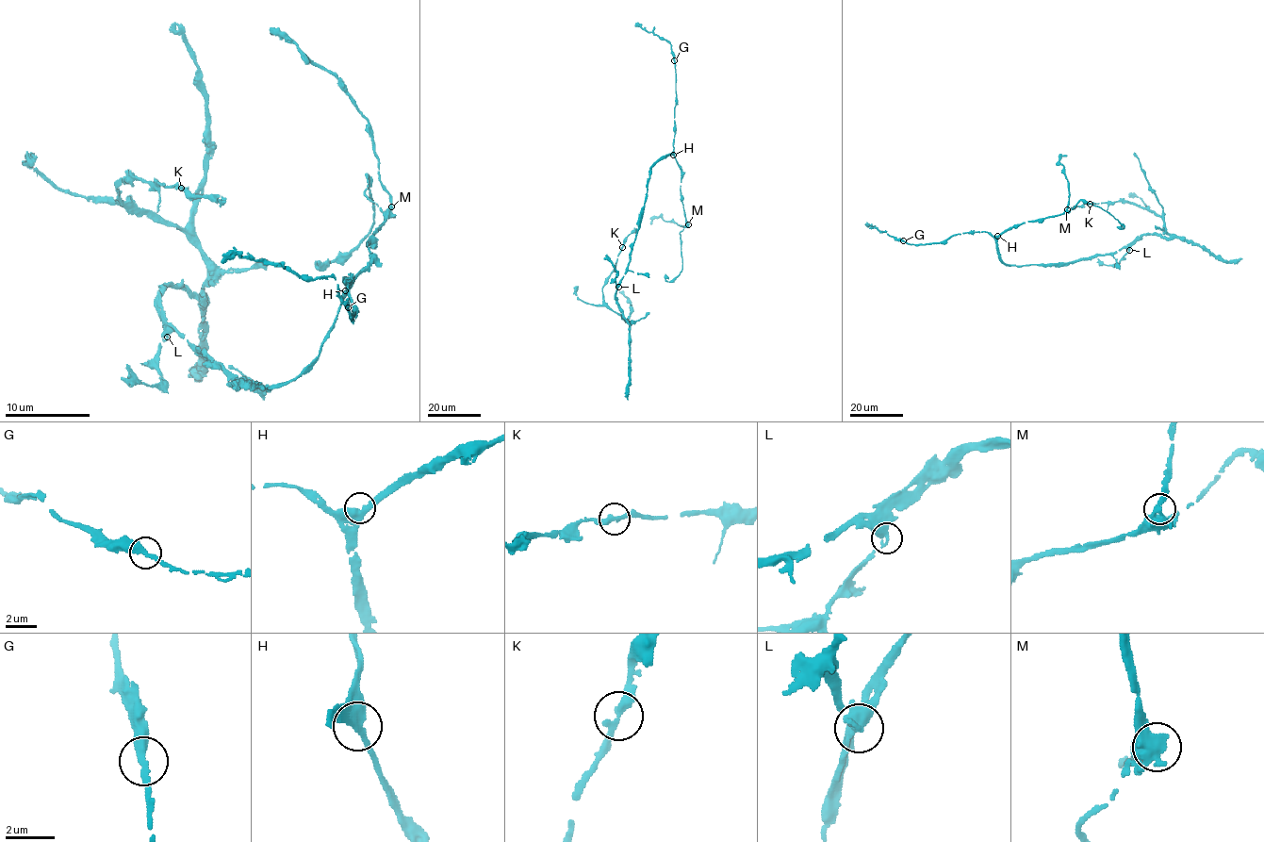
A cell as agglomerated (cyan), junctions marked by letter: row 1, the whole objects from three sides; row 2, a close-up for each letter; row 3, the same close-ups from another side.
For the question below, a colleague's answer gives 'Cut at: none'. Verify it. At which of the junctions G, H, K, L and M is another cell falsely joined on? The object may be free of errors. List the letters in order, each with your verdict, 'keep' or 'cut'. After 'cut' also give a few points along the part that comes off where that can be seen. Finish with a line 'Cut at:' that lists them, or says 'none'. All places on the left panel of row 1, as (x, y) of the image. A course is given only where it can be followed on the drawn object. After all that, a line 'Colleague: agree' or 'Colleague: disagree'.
G: keep
H: keep
K: keep
L: keep
M: keep
Cut at: none
Colleague: agree

